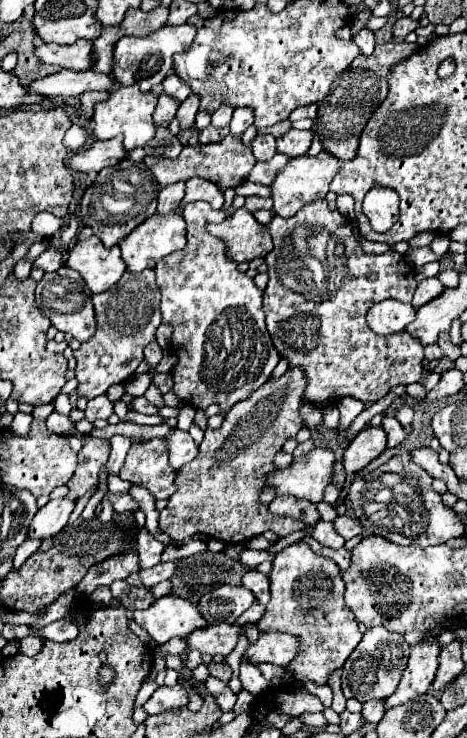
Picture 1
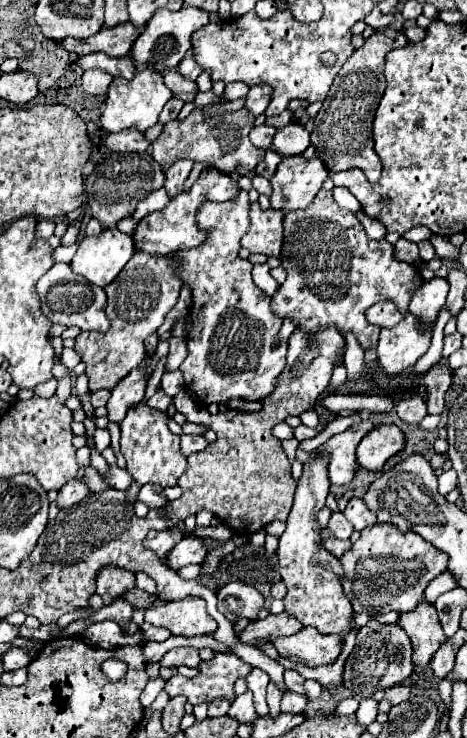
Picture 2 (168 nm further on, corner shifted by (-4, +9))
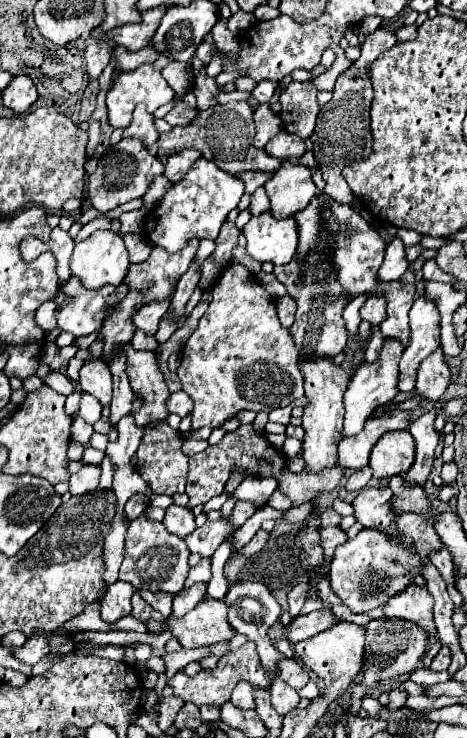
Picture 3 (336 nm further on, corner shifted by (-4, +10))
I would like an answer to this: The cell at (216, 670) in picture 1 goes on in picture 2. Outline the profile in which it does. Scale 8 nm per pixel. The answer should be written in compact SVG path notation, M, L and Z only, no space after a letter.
M216 653L212 661L198 665L198 675L188 679L184 675L174 675L166 681L166 691L170 697L184 695L188 703L200 705L210 703L218 697L234 701L234 681L238 677L246 677L252 671L252 665L244 663L234 653Z

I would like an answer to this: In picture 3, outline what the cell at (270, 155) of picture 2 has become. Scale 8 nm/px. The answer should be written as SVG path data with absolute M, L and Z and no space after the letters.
M242 172L242 174L238 174L238 178L244 182L246 192L252 194L258 186L264 186L264 182L268 178L272 178L272 174L270 172Z

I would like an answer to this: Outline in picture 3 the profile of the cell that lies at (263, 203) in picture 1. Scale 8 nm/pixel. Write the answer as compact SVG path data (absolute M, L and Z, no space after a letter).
M256 188L256 192L252 194L252 202L250 202L250 210L253 216L269 211L270 201L264 188Z

